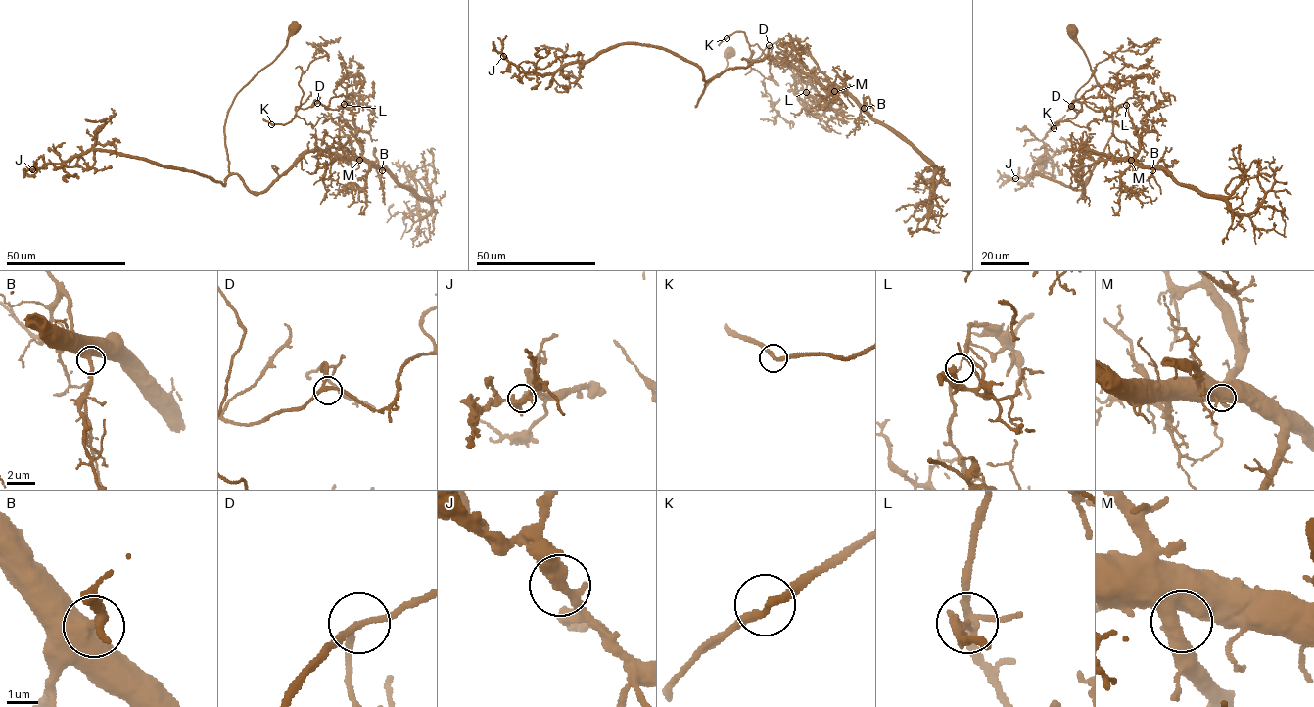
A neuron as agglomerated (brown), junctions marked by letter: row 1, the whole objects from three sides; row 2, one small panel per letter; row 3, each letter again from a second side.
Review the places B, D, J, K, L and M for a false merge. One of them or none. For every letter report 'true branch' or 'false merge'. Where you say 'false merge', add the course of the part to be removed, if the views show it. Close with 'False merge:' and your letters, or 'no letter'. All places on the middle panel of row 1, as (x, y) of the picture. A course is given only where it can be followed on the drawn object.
B: true branch
D: true branch
J: true branch
K: true branch
L: false merge | (806, 92), (808, 81), (768, 45), (752, 59), (749, 47), (791, 67), (843, 118)
M: true branch
False merge: L

